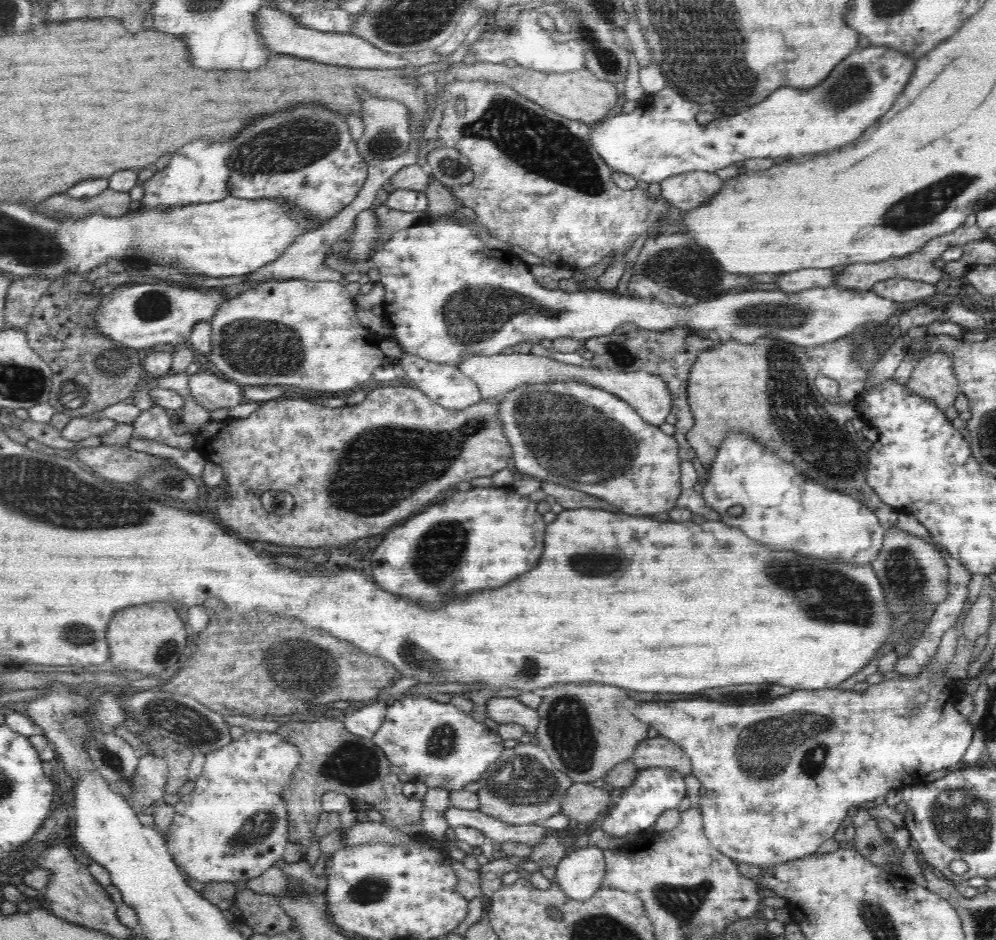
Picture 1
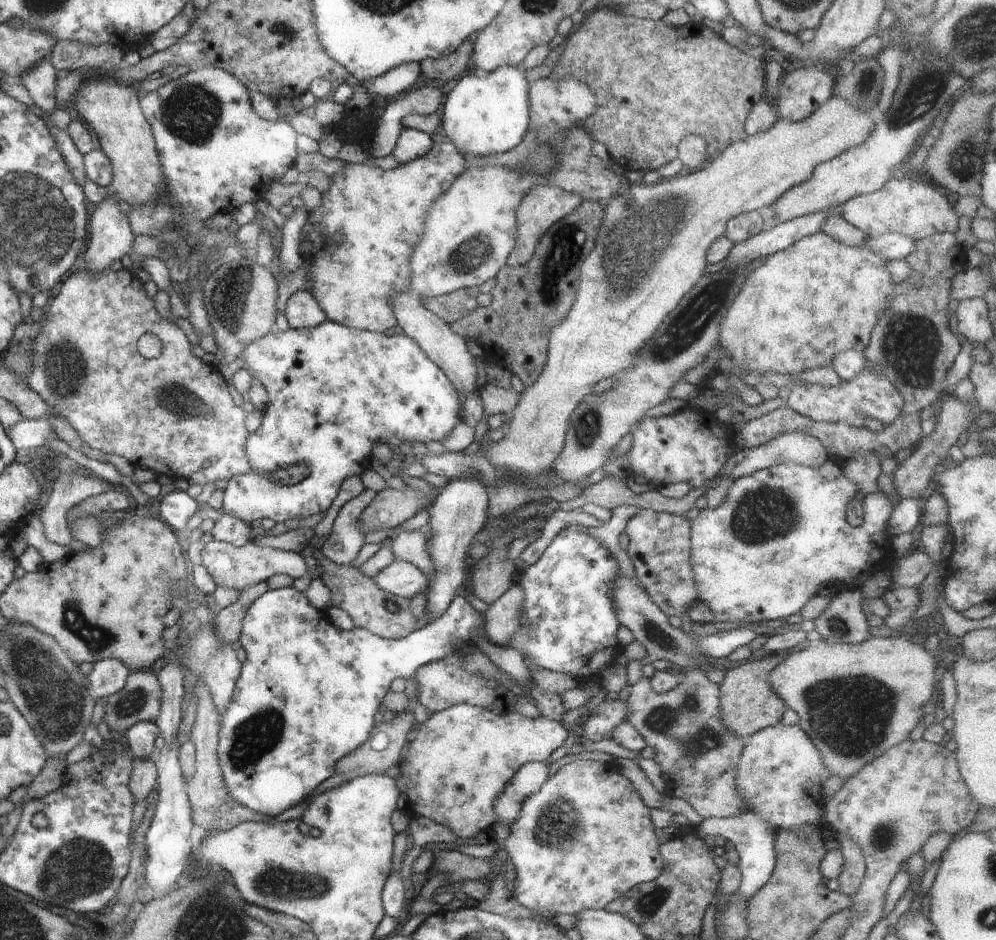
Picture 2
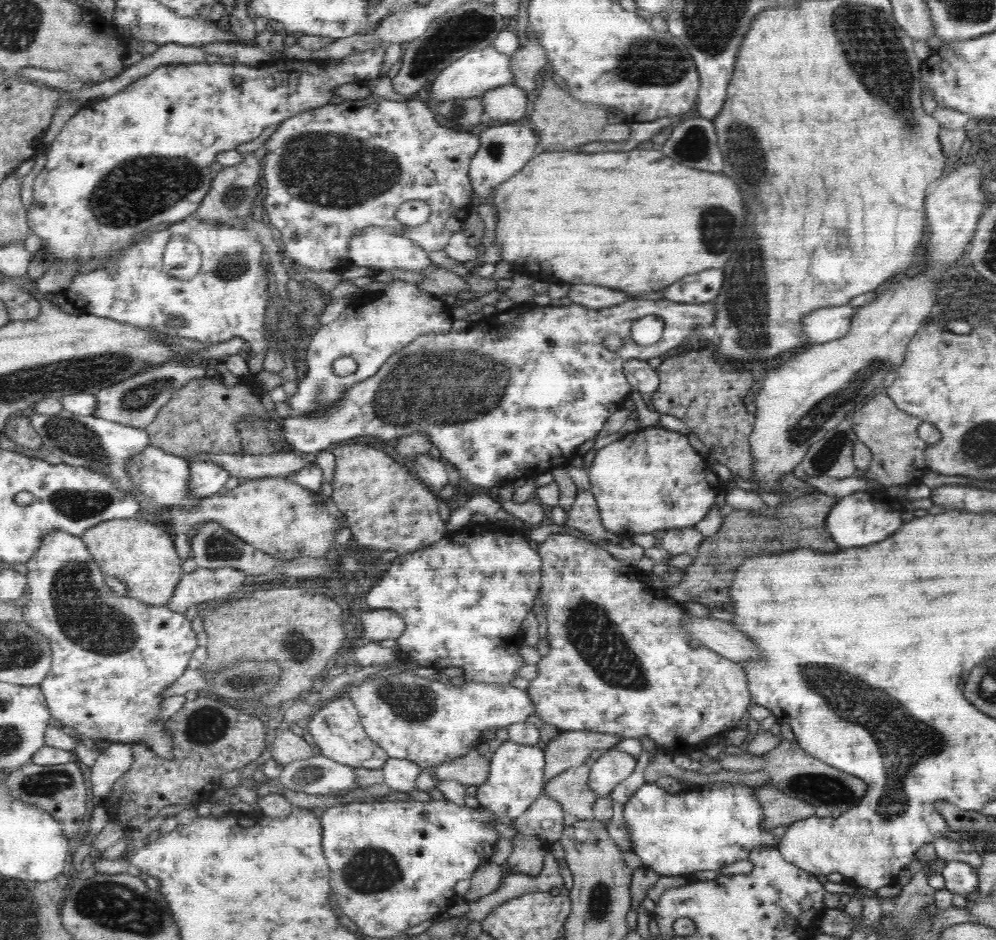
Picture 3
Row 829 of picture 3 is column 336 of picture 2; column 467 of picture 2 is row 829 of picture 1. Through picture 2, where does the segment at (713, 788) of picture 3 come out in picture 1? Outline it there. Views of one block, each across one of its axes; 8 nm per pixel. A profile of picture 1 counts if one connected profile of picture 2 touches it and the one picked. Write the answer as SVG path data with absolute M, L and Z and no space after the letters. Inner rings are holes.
M640 769L634 782L628 788L624 788L619 801L605 816L601 829L609 838L626 836L634 832L645 833L665 810L678 808L680 801L686 795L684 775L672 769Z

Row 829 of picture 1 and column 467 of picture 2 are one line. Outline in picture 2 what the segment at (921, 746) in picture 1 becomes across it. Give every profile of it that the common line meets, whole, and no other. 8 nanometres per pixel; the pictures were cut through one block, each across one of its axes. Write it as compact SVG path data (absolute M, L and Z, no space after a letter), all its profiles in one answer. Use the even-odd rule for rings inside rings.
M455 704L446 710L442 710L442 712L435 712L434 714L431 714L431 717L428 720L417 725L417 729L418 734L416 734L416 738L414 738L412 742L406 745L404 755L402 756L399 765L399 774L404 778L404 782L406 782L406 790L403 792L403 794L406 795L406 802L408 802L408 804L406 804L406 810L408 810L408 814L410 814L411 818L415 818L414 816L430 818L432 822L436 822L436 824L440 824L440 826L444 826L444 828L450 828L450 830L460 838L478 836L480 832L490 829L492 824L496 822L494 800L500 796L500 792L504 790L504 786L508 784L508 780L518 772L520 766L528 764L528 762L547 761L547 759L552 756L552 752L557 748L560 748L560 746L566 742L569 732L569 727L563 726L560 724L560 720L556 721L554 717L547 718L540 716L531 719L518 714L518 712L508 713L500 711L496 713L495 711L469 704Z

